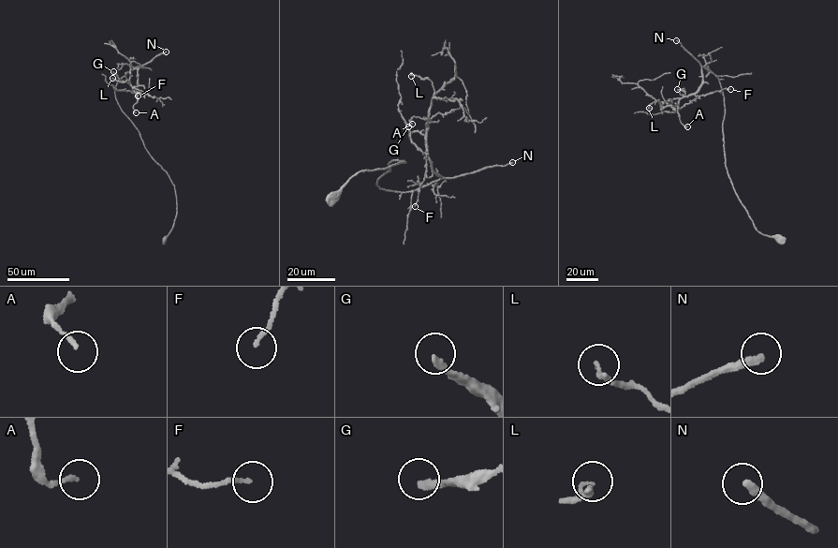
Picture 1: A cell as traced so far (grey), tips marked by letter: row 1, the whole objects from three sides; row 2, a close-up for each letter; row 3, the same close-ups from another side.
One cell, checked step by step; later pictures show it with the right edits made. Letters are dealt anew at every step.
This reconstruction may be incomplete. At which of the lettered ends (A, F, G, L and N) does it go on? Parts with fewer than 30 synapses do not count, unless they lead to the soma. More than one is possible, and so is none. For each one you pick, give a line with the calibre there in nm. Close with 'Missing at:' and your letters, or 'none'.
G: 200 nm
N: 260 nm
Missing at: G, N

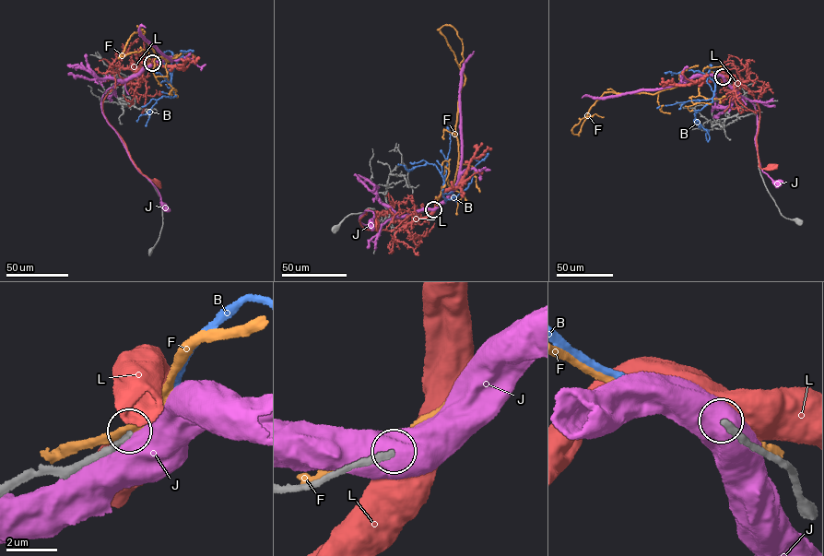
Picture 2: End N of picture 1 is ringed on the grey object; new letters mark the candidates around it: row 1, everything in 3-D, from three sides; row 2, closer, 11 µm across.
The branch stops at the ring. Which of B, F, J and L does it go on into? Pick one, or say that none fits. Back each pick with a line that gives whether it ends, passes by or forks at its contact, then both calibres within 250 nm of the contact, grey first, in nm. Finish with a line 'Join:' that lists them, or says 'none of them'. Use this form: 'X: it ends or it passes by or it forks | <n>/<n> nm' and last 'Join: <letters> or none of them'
B: it ends | 240/240 nm
Join: B

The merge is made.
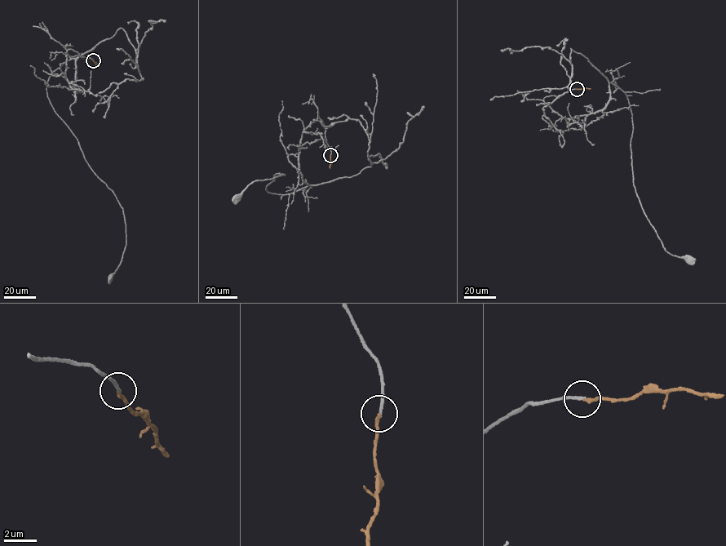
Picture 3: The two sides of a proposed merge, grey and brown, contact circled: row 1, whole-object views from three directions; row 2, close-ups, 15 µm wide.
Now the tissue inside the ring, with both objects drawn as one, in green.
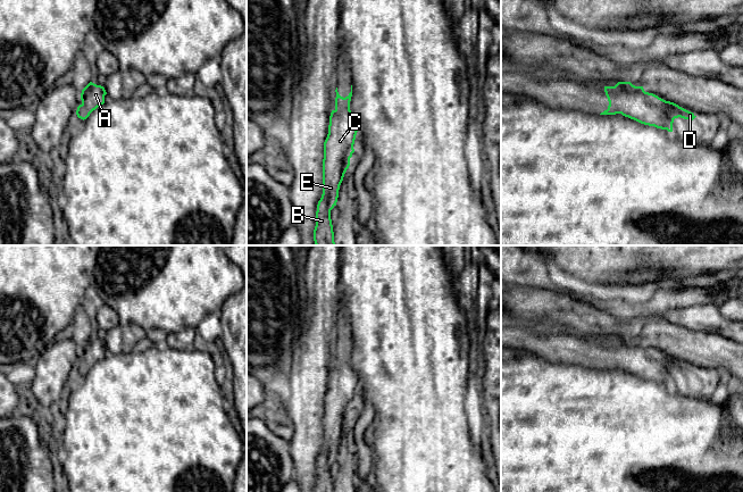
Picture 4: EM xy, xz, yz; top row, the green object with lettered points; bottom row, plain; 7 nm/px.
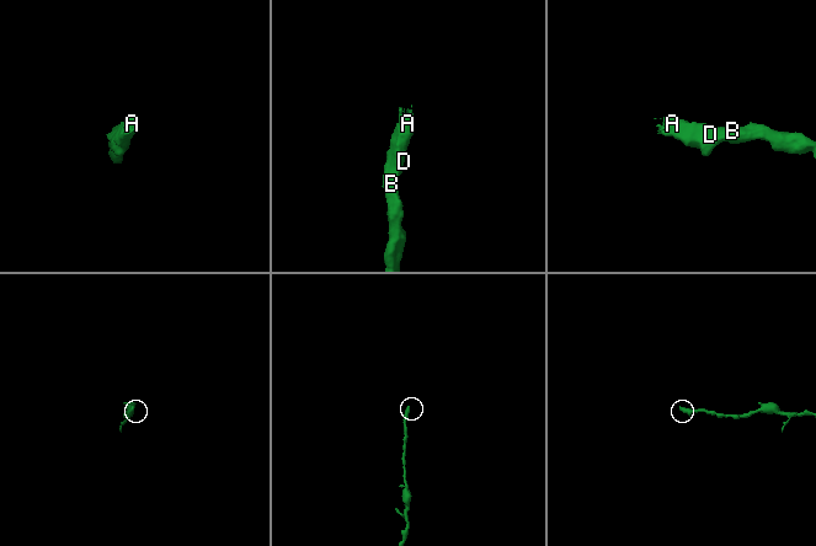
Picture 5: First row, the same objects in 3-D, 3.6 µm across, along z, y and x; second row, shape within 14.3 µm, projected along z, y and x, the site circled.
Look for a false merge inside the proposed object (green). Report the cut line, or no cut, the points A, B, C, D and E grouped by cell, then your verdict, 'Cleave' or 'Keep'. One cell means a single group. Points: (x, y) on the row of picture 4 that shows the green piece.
No split. Groups: A B C D E. Keep

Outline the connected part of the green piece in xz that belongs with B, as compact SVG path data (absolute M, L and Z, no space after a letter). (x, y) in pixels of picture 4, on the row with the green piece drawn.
M352 85L351 92L345 98L339 94L337 87L335 92L335 109L331 112L328 134L324 142L323 194L317 205L316 226L314 230L314 241L316 245L335 245L331 210L336 206L340 185L343 181L347 169L350 166L350 158L354 152L353 144L359 128L359 124L350 110Z

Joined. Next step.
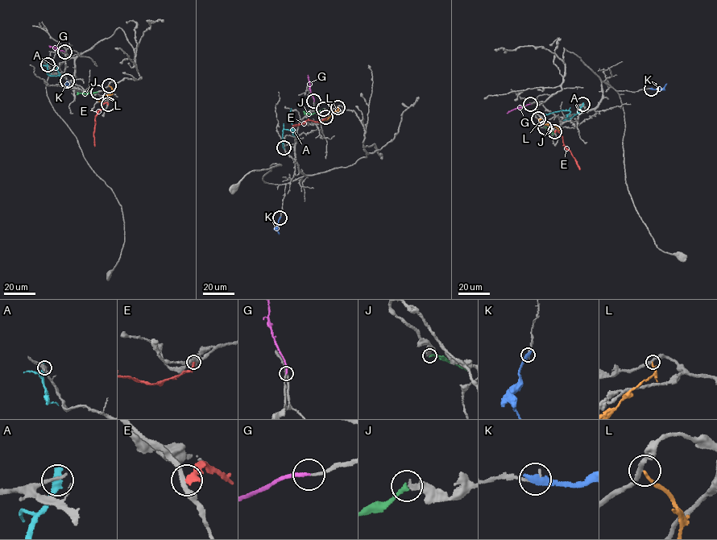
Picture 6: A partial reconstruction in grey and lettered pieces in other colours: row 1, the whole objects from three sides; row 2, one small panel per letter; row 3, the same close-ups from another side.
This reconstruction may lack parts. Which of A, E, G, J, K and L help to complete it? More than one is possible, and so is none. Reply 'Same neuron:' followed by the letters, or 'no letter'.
Same neuron: G, J

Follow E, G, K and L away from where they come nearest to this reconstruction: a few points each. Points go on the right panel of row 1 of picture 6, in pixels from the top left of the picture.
E: (554, 131), (556, 130), (562, 136), (563, 145), (579, 170)
G: (530, 104), (507, 113)
K: (651, 89), (662, 89), (666, 84)
L: (538, 118), (545, 124), (553, 125), (559, 129), (556, 130)

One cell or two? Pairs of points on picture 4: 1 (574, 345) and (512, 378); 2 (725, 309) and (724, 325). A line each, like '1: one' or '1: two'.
1: two
2: two

